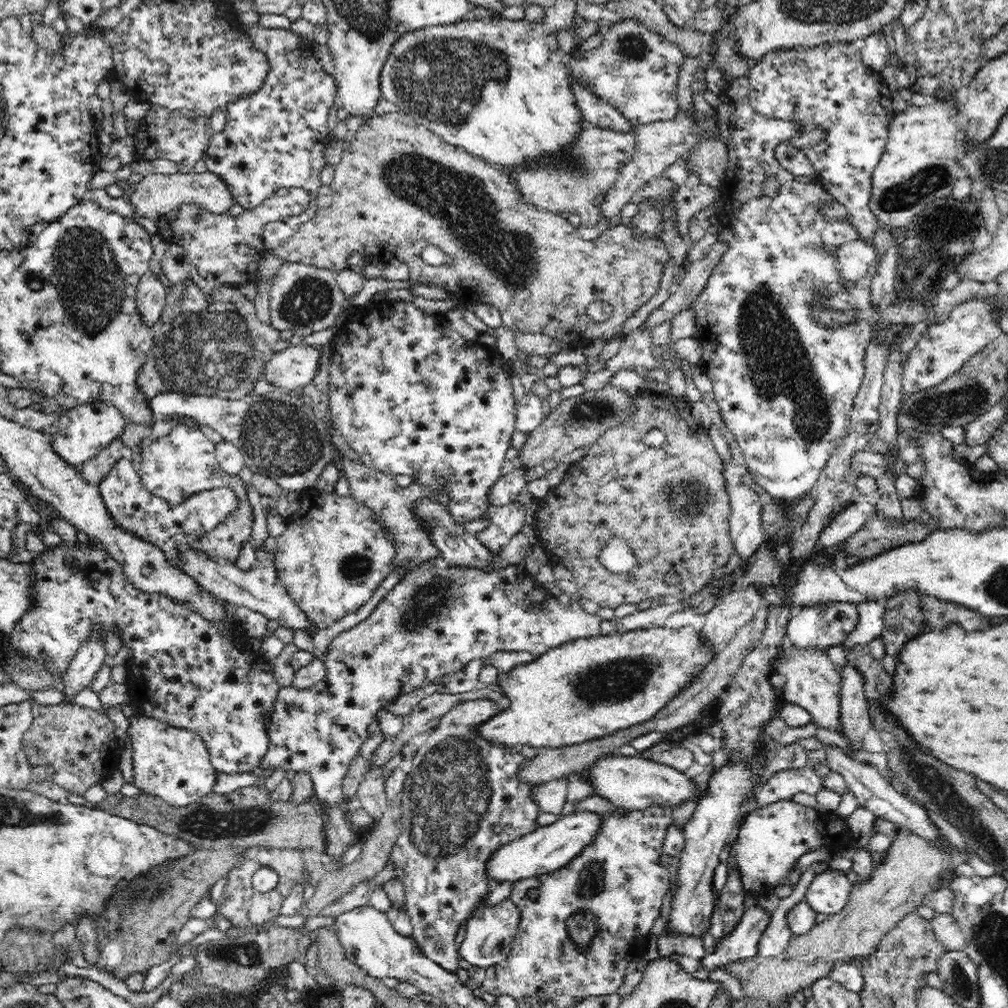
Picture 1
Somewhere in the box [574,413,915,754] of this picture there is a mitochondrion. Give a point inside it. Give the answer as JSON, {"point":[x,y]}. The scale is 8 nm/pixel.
{"point":[688,497]}

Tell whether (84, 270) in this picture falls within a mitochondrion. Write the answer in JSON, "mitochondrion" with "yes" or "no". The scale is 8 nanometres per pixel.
{"mitochondrion":"yes"}

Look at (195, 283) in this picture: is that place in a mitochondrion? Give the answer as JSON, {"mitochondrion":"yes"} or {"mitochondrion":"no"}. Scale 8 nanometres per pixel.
{"mitochondrion":"no"}

